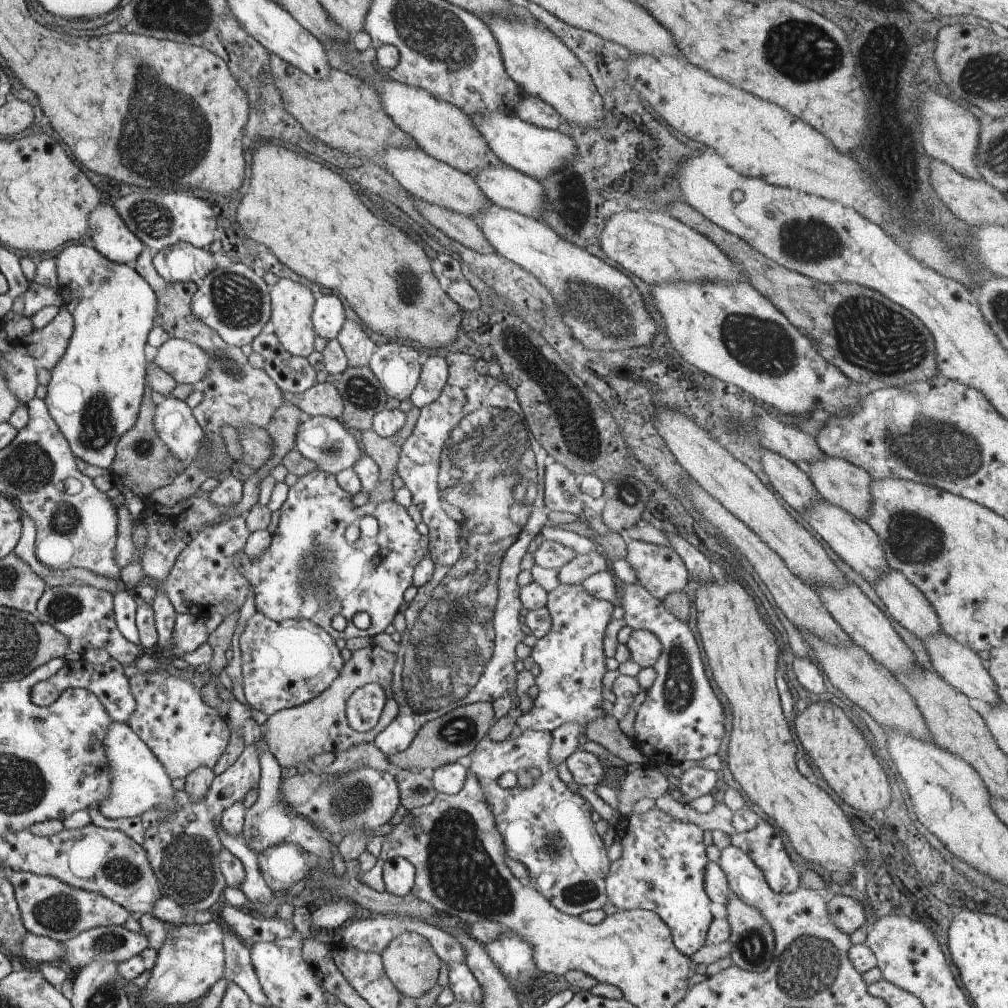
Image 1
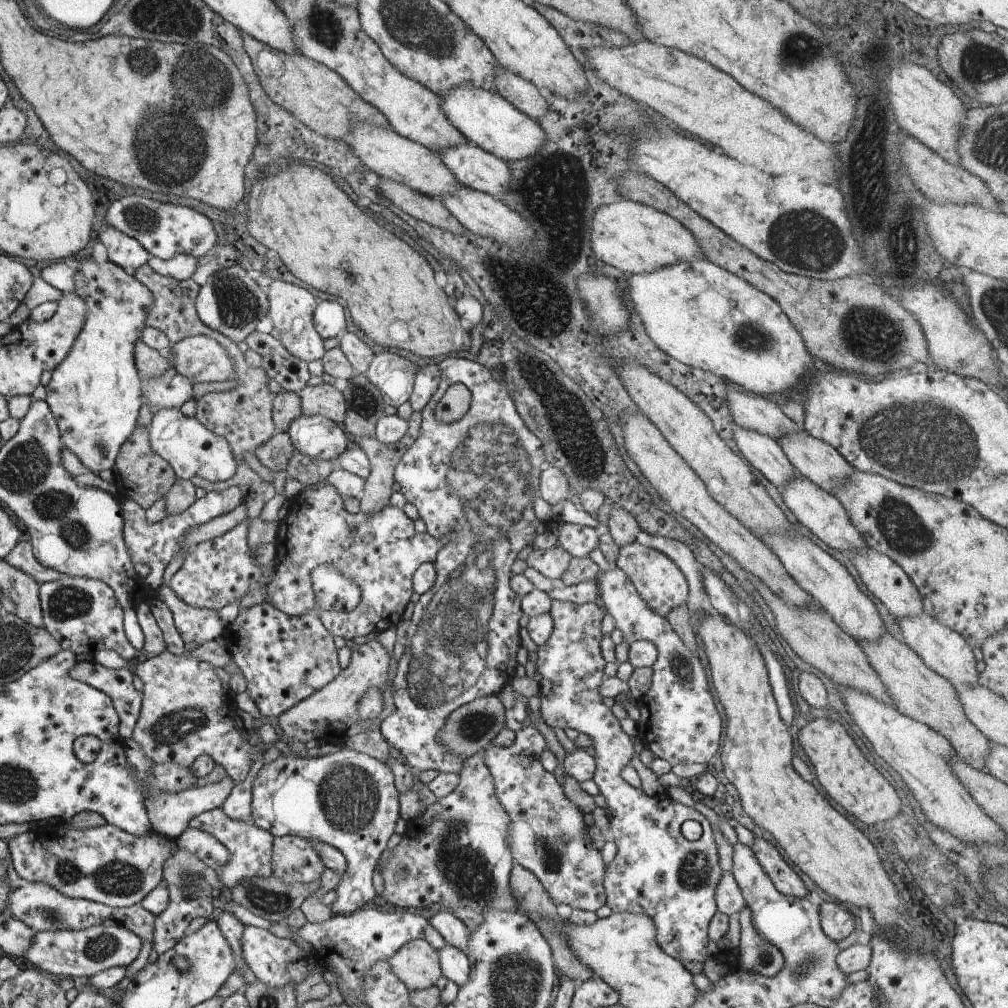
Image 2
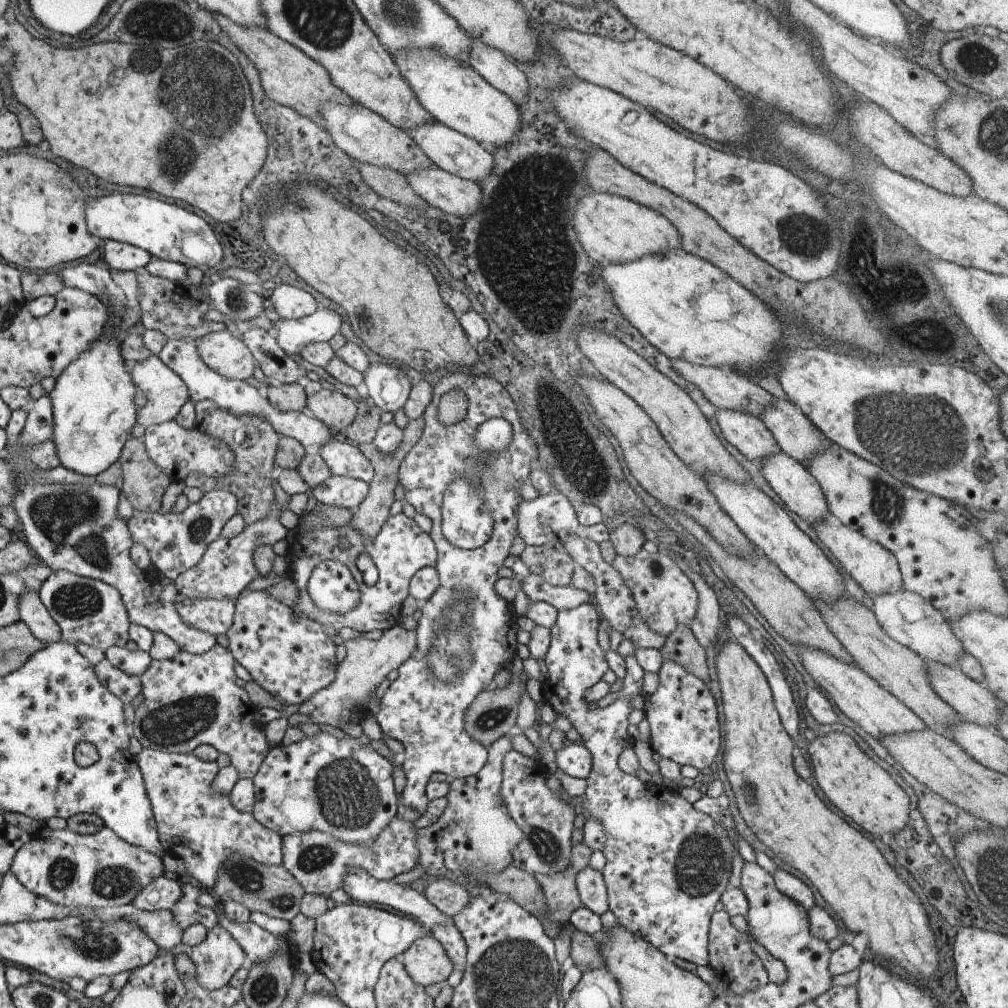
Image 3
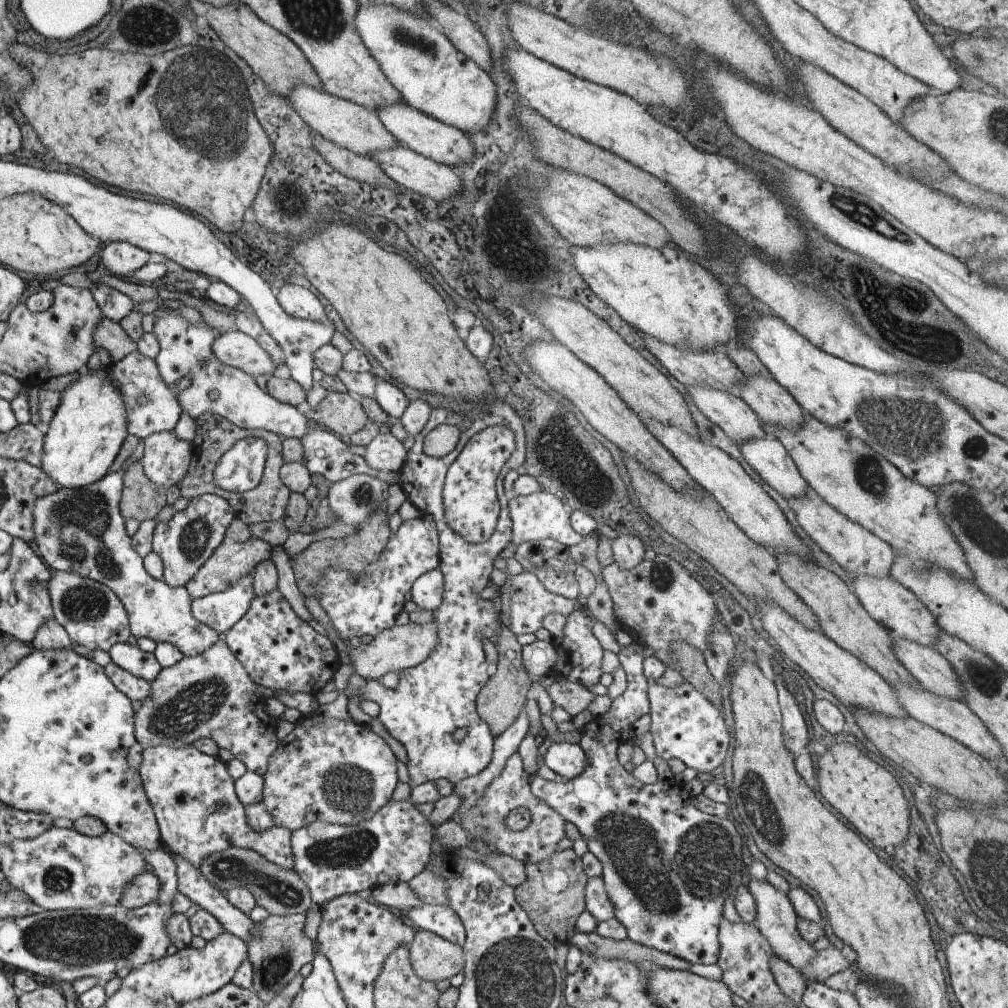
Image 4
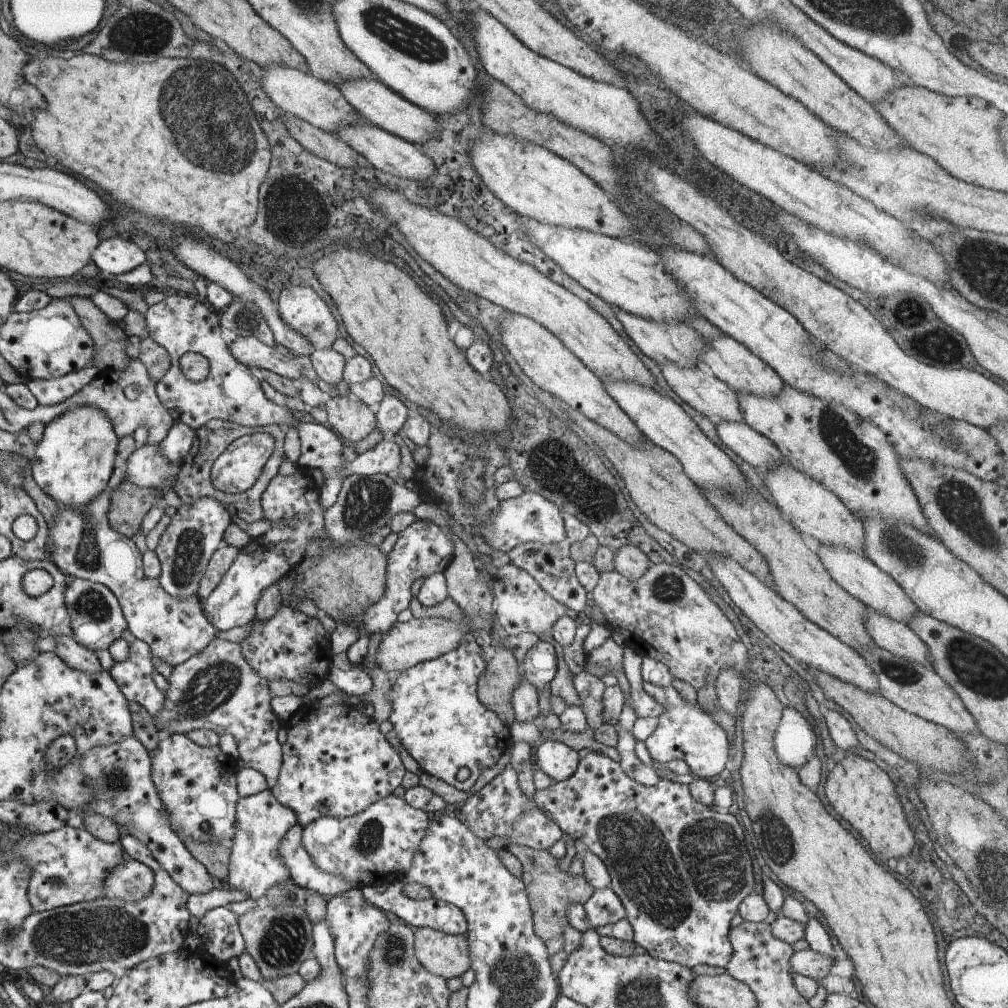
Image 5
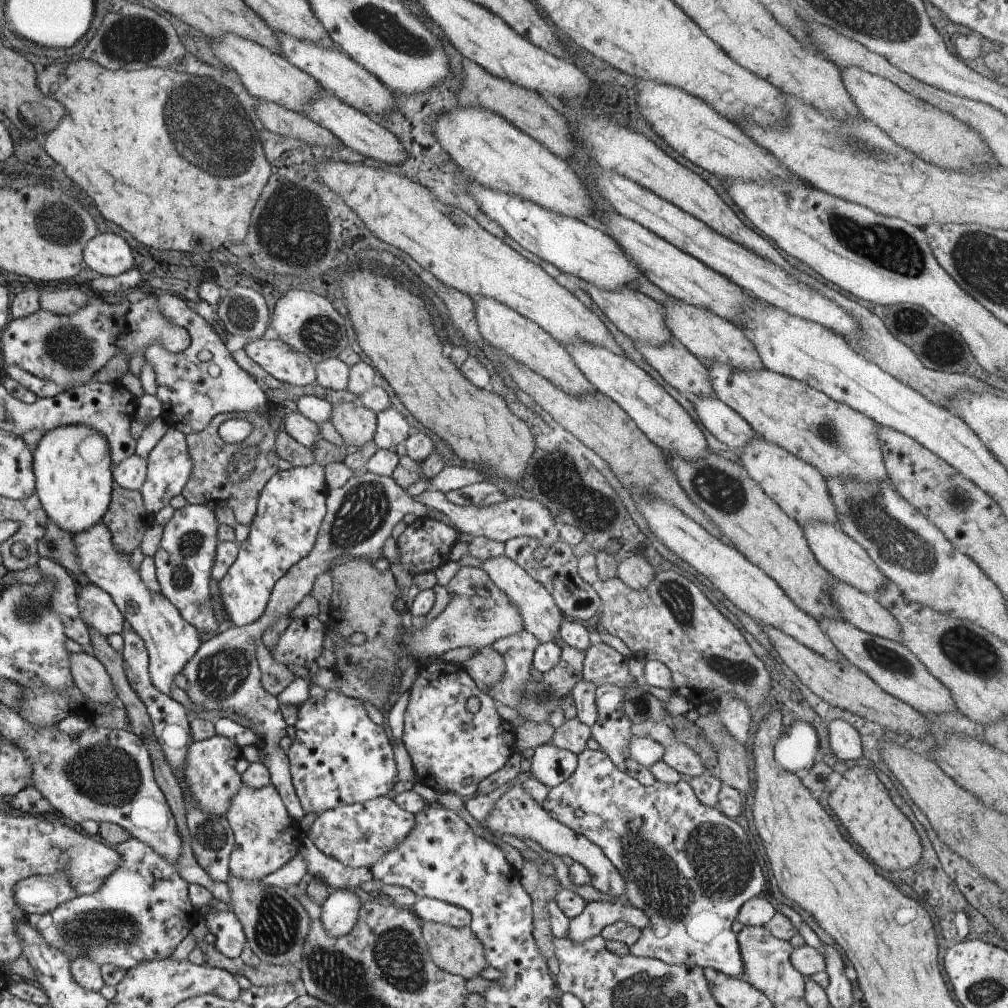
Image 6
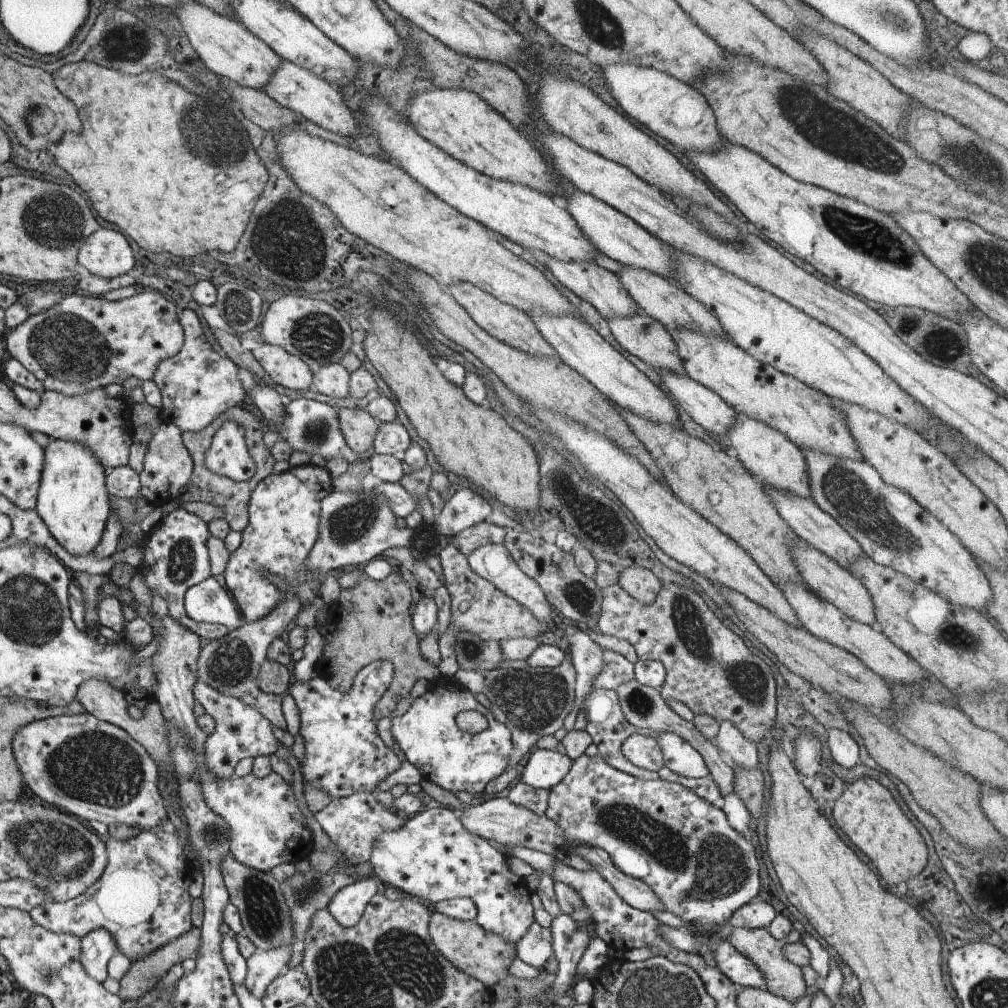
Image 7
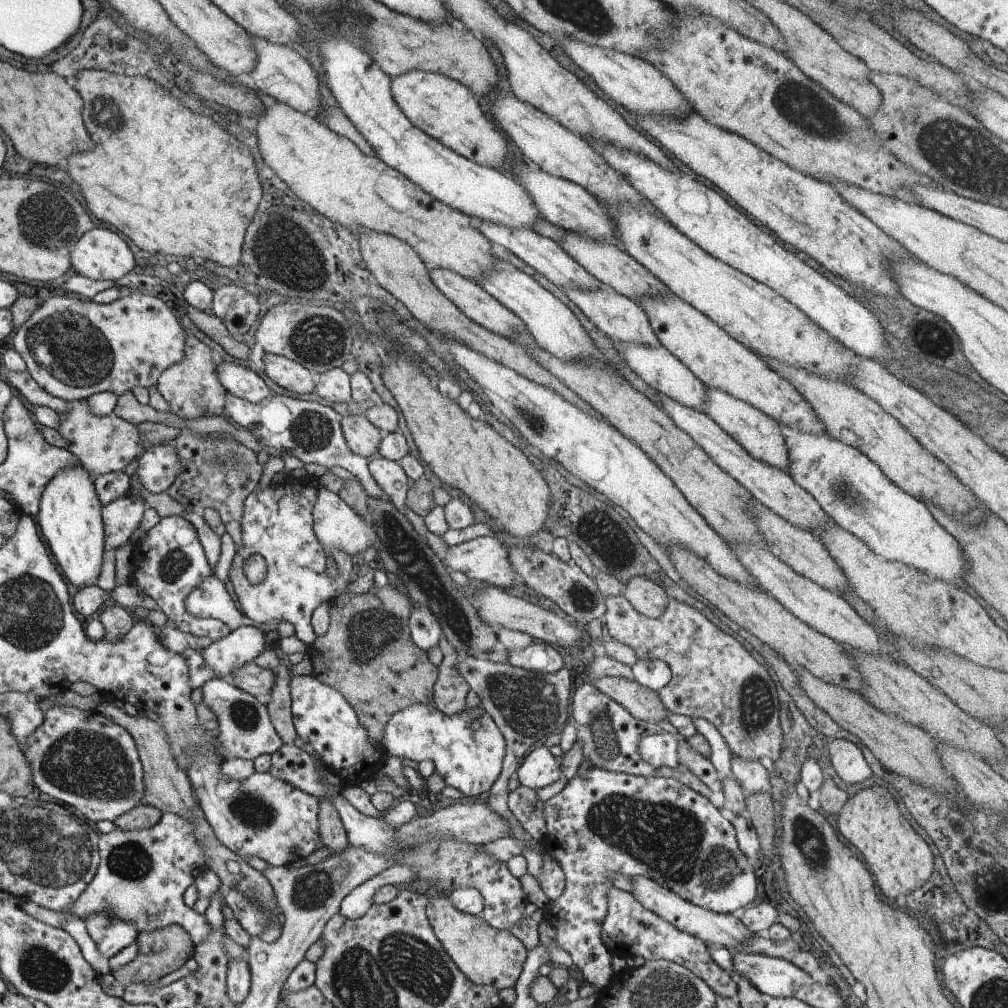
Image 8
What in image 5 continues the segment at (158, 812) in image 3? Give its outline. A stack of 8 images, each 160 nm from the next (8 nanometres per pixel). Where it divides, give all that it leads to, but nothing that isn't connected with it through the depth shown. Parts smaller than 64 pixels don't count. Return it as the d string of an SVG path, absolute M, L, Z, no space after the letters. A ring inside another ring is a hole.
M186 735L162 737L152 755L152 779L161 797L165 815L183 842L230 844L237 834L237 789L239 762L220 747L202 748ZM296 824L286 834L279 848L282 864L289 869L290 878L299 886L326 898L356 889L341 876L319 869L301 841L303 827Z

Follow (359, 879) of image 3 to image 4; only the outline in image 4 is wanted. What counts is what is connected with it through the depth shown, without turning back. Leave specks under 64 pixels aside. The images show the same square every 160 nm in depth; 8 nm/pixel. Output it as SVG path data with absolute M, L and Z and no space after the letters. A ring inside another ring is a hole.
M396 882L396 884L380 884L372 889L371 901L388 906L388 908L398 908L398 910L412 910L421 904L418 896L410 890L406 882Z

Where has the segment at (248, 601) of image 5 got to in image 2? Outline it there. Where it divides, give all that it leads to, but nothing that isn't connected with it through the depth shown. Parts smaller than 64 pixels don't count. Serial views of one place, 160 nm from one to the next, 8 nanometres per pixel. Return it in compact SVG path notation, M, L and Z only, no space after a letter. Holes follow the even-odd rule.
M159 584L156 595L171 608L172 625L181 633L186 645L201 645L222 636L225 626L220 621L218 611L186 604L168 584Z

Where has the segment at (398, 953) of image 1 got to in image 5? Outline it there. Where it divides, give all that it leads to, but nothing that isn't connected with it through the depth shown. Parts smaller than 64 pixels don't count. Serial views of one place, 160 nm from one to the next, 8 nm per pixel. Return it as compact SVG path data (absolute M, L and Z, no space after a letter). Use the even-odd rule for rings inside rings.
M430 927L416 929L415 948L417 959L434 975L445 977L462 976L471 968L468 939L464 935L449 935Z

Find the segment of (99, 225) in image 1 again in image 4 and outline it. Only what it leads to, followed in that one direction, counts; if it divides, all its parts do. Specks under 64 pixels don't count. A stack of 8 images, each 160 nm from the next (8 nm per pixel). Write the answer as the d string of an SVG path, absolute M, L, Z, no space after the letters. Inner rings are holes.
M113 241L106 243L101 257L104 267L112 275L131 277L135 271L144 267L148 258L153 258L153 254L148 254L146 249L140 250L125 241Z

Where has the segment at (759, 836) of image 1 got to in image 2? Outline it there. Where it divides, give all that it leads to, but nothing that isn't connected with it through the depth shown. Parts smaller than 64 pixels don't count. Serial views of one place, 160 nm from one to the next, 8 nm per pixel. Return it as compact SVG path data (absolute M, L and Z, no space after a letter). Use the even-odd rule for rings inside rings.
M754 837L754 843L750 848L774 886L786 896L806 897L810 892L800 876L780 855L775 845L762 837Z

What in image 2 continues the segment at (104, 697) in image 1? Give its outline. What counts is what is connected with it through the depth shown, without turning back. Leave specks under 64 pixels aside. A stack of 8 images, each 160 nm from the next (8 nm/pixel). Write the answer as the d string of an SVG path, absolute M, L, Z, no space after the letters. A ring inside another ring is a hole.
M93 660L78 661L69 672L70 678L101 689L112 700L118 714L119 736L125 740L132 737L135 724L141 713L143 697L134 687L134 672L130 666L109 669Z

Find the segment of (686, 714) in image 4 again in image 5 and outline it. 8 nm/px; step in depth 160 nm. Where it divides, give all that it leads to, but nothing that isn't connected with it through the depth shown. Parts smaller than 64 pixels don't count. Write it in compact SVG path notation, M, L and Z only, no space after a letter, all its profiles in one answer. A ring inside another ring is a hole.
M643 681L643 689L663 708L662 714L657 716L657 726L645 740L653 760L663 765L673 760L681 760L690 768L691 774L700 779L714 778L729 766L733 744L727 732L716 722L716 718L706 713L697 702L691 703L682 698L672 685L658 686Z

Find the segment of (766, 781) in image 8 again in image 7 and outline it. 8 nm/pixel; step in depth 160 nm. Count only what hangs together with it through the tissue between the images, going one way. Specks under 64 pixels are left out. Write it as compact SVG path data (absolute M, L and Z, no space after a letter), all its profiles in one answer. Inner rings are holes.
M728 719L719 724L715 736L716 746L722 755L733 765L746 769L758 768L758 749L750 738L737 730L736 725Z

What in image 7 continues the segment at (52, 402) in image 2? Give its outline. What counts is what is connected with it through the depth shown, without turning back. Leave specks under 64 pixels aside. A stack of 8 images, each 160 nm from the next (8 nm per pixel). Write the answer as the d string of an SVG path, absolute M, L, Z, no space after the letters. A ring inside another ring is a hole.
M51 438L43 451L35 509L62 548L75 557L92 553L100 543L106 518L110 514L107 476L103 464L90 448L78 441Z

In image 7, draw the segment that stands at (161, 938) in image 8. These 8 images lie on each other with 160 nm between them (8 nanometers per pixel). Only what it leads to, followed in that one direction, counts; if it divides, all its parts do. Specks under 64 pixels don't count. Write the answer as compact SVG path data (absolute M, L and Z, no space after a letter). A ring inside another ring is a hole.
M201 927L192 928L172 943L168 943L152 955L132 962L128 972L119 980L118 996L122 1002L134 1002L143 997L152 986L164 978L168 970L187 958L197 959L200 950Z

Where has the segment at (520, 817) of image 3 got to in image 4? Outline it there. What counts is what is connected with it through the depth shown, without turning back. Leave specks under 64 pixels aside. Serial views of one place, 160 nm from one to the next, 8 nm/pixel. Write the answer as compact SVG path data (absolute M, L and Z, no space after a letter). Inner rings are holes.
M517 751L508 758L502 774L498 774L498 778L494 778L488 784L478 804L460 816L460 824L472 839L480 838L486 844L492 844L502 855L512 856L524 864L528 862L536 864L536 862L548 860L552 854L556 853L558 843L565 836L564 827L567 823L544 800L538 800L532 794L530 782L524 772L522 758ZM518 808L526 808L528 812L531 812L532 820L524 830L514 832L505 827L505 820L512 810L518 810Z

